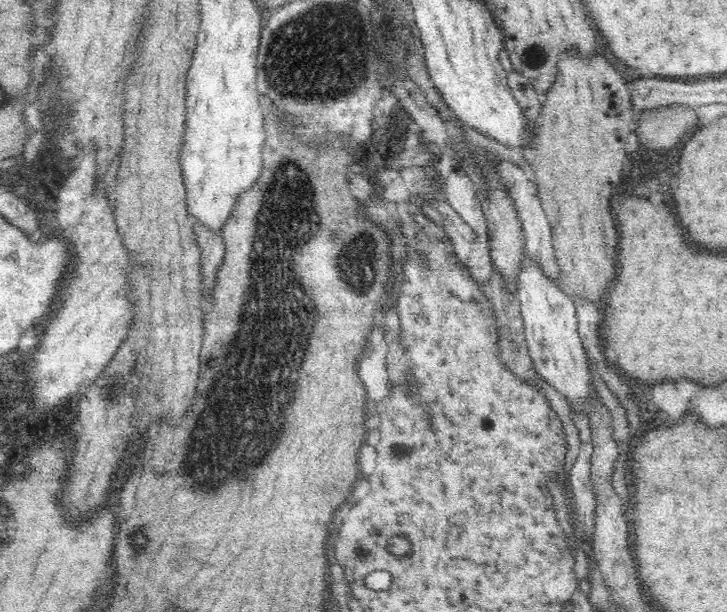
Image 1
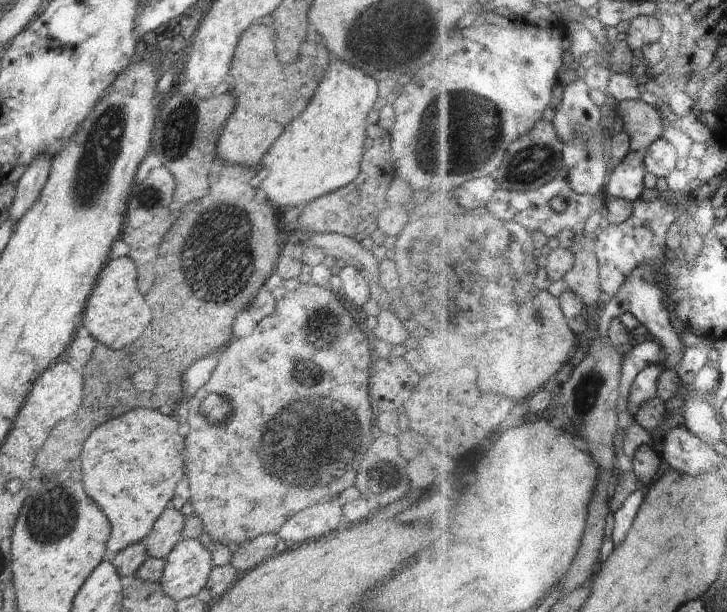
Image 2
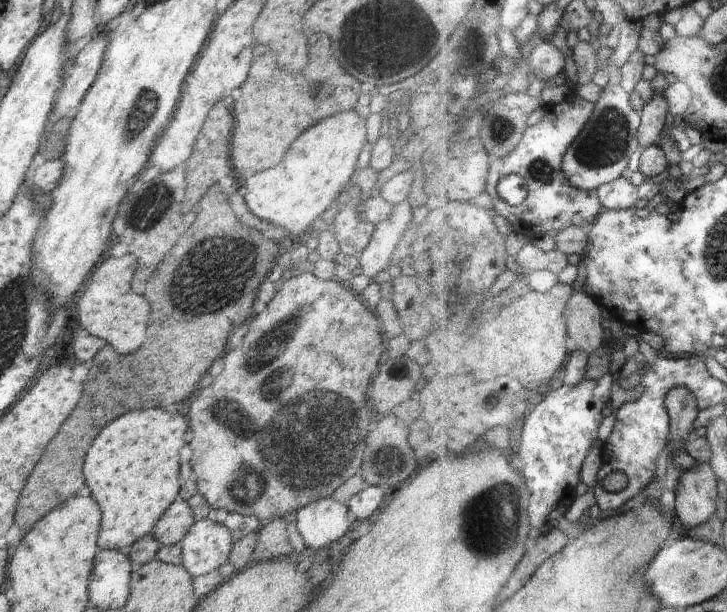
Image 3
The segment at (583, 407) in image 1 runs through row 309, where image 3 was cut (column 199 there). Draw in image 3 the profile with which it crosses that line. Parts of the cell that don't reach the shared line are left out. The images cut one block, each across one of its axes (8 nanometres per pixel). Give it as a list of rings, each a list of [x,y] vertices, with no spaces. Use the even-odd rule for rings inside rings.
[[[206,518],[195,521],[179,545],[182,566],[195,579],[226,564],[234,544],[226,526]]]

